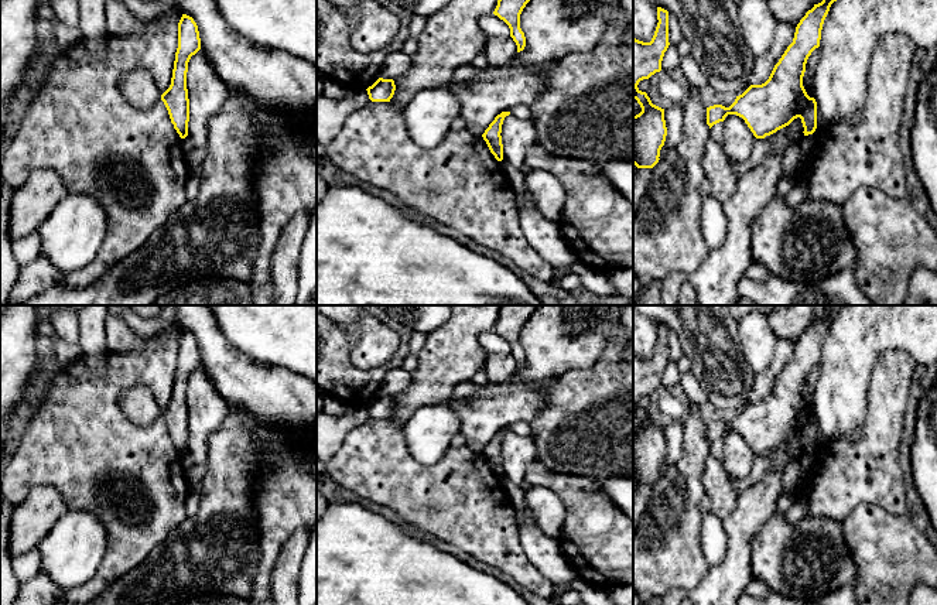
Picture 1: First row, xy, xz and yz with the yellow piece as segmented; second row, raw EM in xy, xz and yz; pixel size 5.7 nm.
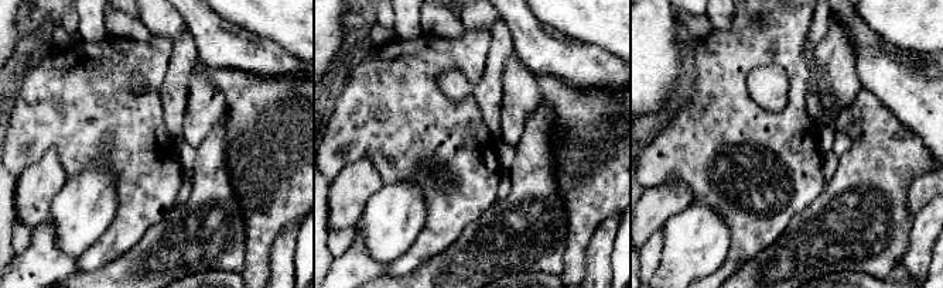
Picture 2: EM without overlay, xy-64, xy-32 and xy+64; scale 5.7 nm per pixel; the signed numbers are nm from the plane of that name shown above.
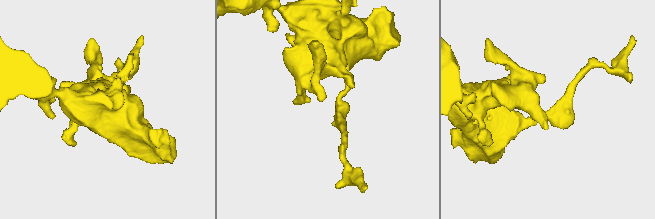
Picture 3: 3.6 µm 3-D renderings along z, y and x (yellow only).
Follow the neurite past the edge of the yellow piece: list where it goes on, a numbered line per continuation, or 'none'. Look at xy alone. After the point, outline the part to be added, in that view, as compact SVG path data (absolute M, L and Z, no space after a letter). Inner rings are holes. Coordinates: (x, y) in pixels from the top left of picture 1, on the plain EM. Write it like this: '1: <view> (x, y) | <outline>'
none

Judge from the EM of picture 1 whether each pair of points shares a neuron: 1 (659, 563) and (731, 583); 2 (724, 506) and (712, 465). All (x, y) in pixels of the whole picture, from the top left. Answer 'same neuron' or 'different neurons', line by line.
1: different neurons
2: same neuron

